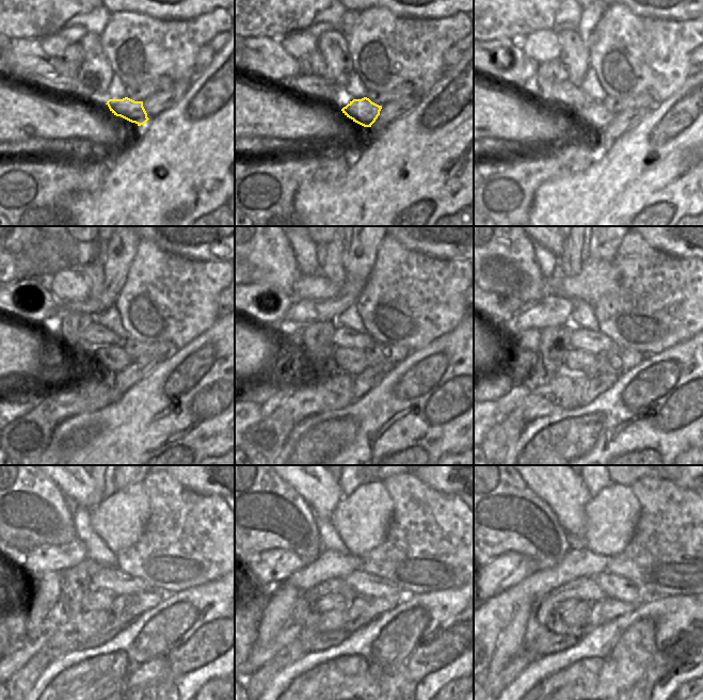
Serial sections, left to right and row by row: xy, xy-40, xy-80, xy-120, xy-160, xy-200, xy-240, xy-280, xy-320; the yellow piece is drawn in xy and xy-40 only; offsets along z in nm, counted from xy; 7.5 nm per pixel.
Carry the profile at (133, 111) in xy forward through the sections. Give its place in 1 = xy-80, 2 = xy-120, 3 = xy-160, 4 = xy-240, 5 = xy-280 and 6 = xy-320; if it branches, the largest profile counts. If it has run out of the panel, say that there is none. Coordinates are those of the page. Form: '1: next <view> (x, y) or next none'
1: next xy-80 (595, 115)
2: next xy-120 (112, 359)
3: next xy-160 (353, 362)
4: next xy-240 (97, 599)
5: next xy-280 (330, 602)
6: next xy-320 (564, 606)

